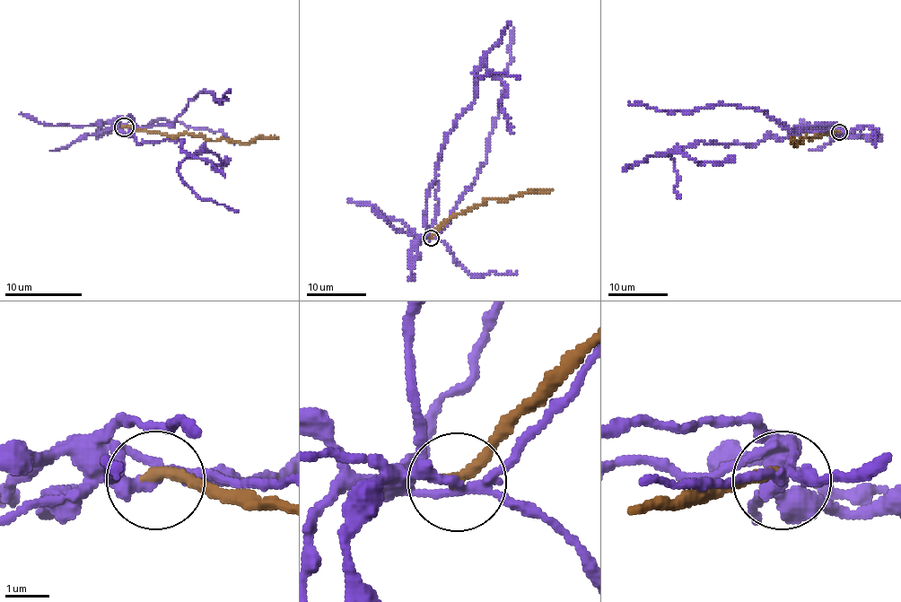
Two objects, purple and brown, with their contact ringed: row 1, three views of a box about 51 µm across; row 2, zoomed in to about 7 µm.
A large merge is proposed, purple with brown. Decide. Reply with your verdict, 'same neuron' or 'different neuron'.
different neuron

